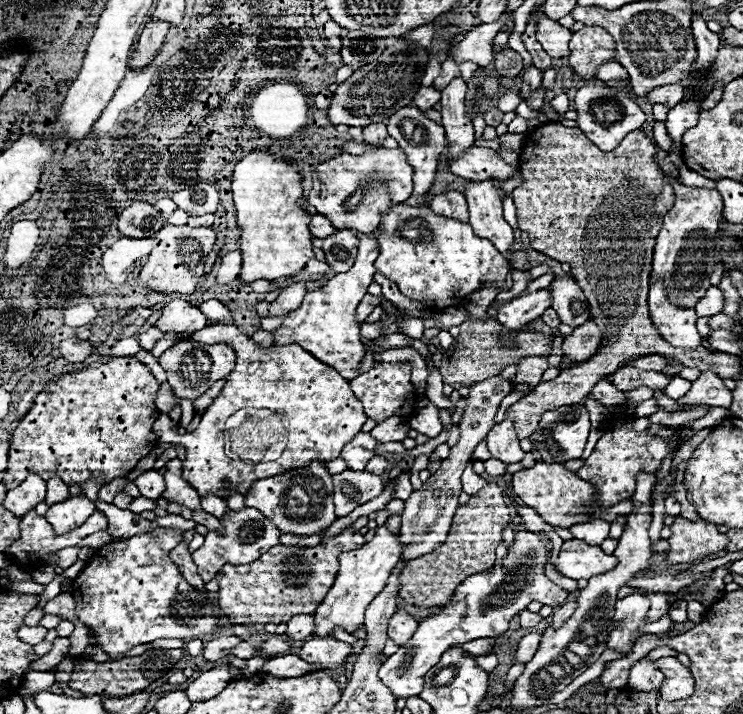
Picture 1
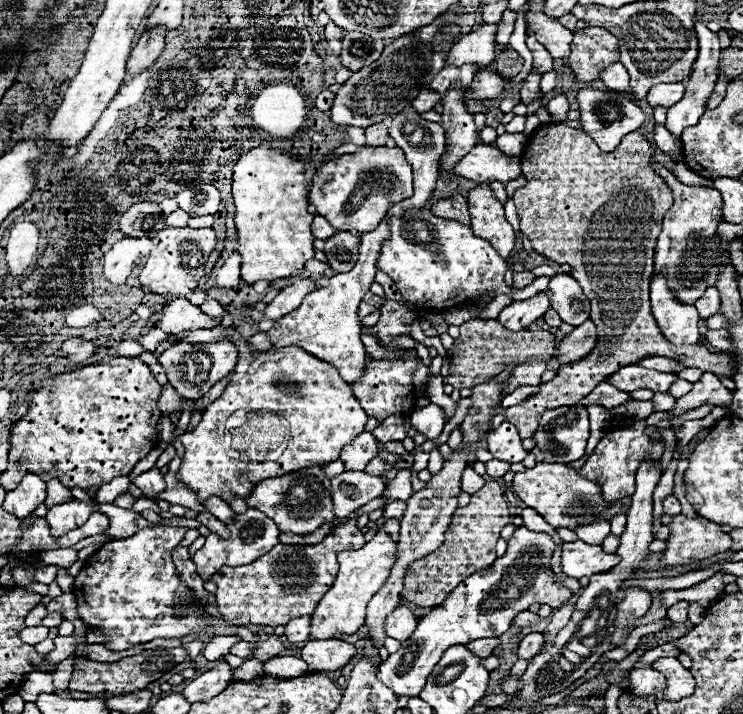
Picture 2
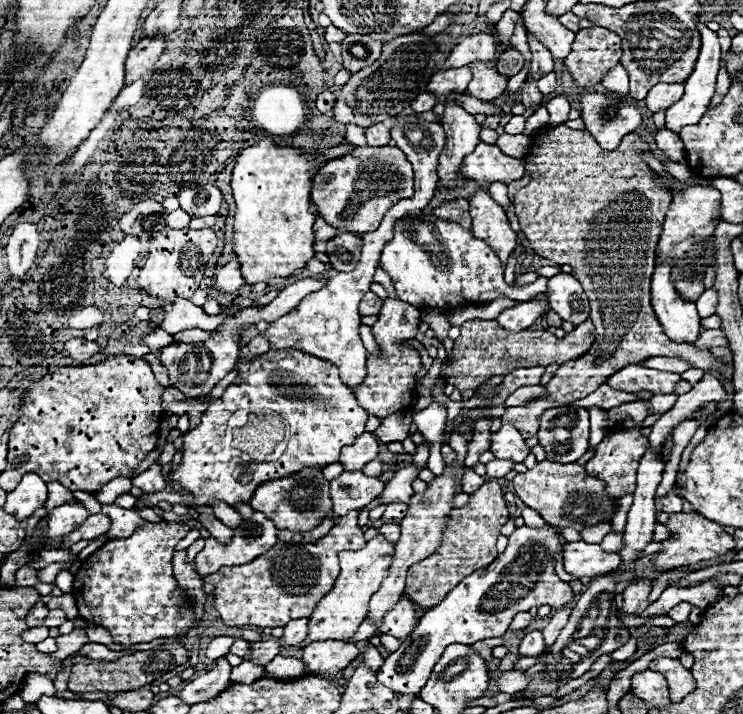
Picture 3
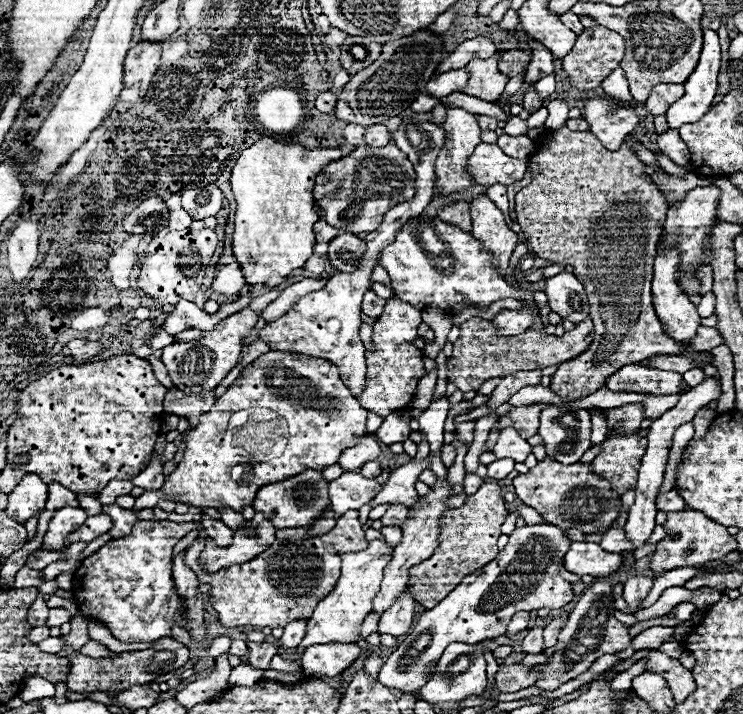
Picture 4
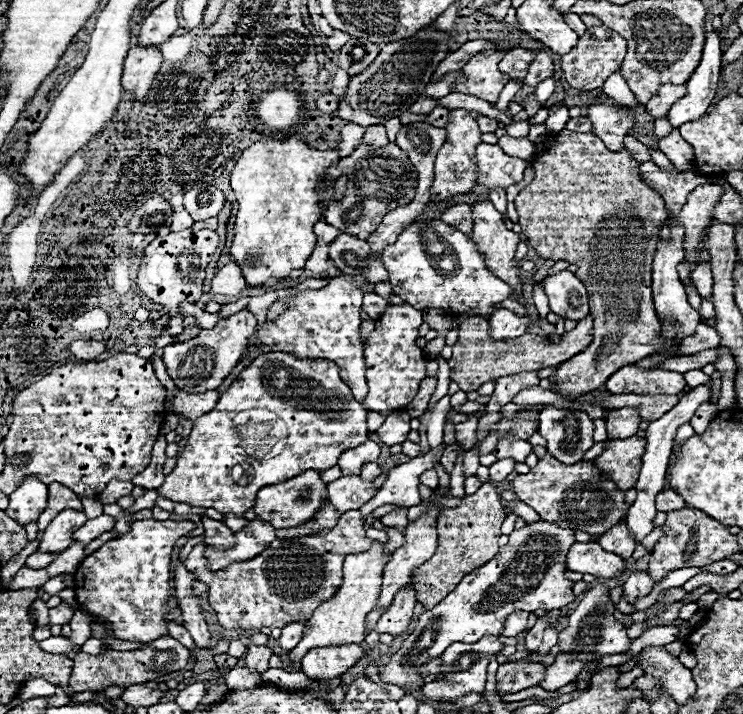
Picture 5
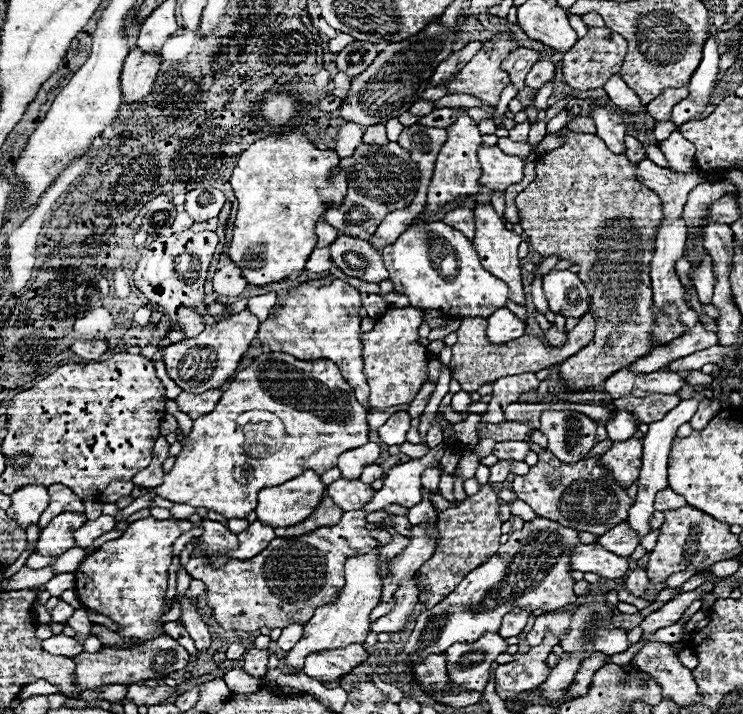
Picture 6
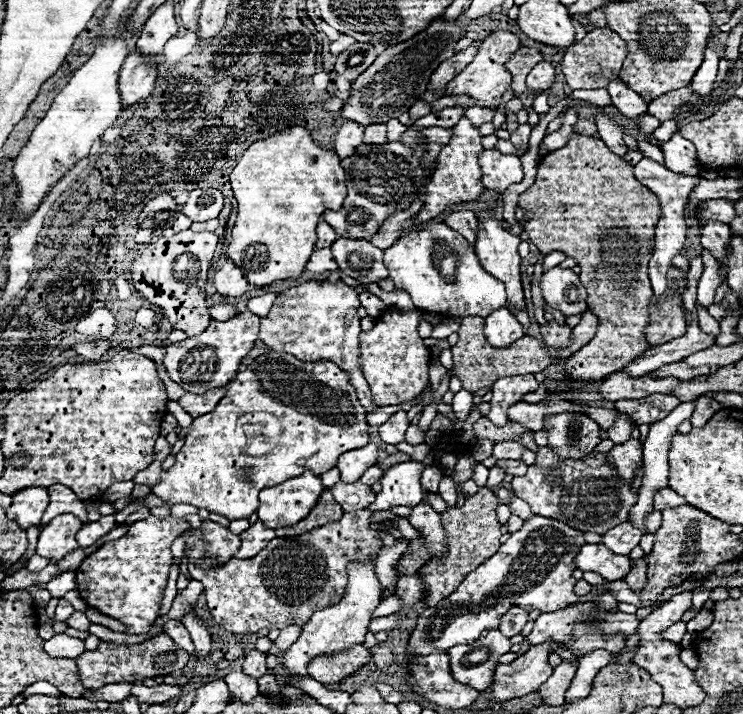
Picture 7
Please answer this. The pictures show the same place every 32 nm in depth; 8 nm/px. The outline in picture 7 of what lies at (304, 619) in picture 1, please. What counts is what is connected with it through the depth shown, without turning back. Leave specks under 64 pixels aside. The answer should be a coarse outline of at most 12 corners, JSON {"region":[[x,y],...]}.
{"region":[[296,624],[282,628],[274,640],[278,650],[288,648],[298,640],[302,628]]}

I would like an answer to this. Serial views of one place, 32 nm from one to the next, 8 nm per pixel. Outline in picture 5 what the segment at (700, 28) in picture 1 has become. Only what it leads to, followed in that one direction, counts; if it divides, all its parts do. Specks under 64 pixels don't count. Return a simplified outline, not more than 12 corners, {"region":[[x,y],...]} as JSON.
{"region":[[706,32],[688,94],[668,112],[672,128],[702,118],[720,76],[720,38]]}

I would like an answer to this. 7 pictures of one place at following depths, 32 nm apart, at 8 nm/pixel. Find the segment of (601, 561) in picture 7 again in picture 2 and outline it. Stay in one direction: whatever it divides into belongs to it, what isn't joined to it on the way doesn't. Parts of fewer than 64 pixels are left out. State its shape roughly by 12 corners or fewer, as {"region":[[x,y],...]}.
{"region":[[582,540],[564,542],[560,566],[570,578],[608,572],[618,556]]}

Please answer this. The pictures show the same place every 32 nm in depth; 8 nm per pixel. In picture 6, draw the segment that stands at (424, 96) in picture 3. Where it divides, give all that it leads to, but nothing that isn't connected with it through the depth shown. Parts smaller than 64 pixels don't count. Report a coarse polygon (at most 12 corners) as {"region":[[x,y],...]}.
{"region":[[418,100],[410,114],[426,116],[434,110],[434,102]]}

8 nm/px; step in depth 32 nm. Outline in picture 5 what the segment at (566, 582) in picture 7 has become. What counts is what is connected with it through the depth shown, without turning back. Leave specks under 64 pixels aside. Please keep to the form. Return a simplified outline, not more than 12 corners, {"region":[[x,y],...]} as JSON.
{"region":[[514,530],[380,672],[418,690],[450,644],[500,636],[516,610],[574,602],[572,530]]}

